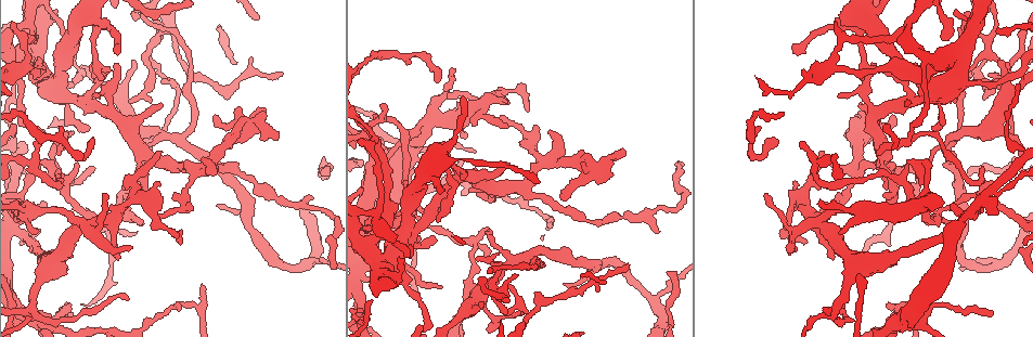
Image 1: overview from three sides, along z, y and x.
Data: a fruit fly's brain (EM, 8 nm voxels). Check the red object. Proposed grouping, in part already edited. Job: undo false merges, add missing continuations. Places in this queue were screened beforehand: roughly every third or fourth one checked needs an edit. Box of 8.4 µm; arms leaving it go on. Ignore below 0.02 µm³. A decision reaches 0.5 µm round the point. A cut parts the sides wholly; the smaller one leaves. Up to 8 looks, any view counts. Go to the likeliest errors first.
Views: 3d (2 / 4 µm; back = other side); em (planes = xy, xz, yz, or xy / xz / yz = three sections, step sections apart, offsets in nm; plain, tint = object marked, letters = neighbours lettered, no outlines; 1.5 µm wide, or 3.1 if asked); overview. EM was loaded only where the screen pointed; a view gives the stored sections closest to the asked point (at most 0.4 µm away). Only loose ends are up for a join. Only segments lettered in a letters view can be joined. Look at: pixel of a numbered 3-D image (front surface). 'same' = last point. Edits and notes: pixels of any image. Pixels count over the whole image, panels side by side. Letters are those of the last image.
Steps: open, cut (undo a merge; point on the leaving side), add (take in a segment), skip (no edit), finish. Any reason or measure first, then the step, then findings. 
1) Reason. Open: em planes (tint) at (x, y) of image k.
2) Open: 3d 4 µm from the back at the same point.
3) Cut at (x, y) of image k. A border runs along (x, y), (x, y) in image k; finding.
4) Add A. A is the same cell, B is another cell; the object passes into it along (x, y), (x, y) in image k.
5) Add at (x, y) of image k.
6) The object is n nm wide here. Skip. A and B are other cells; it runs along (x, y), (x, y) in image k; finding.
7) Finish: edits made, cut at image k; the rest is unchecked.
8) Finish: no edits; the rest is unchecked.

Four or more arms meet. Open: em xy step 4 (tint) at (900, 320) of image 1.

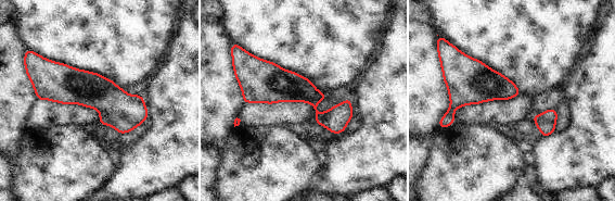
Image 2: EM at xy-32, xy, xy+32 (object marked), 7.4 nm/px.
Another direction. Open: em planes (letters) at the same point.

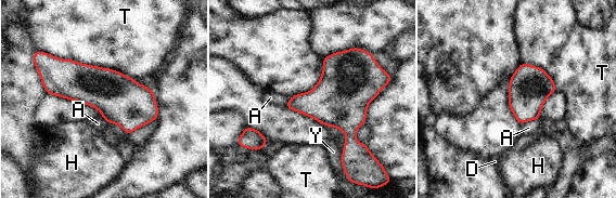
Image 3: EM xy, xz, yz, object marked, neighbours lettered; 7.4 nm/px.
Skip. A, D, H, T and Y are other cells; one neuron here.

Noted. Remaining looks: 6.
Tapers out. Open: em planes (plain) at (526, 111) of image 1.

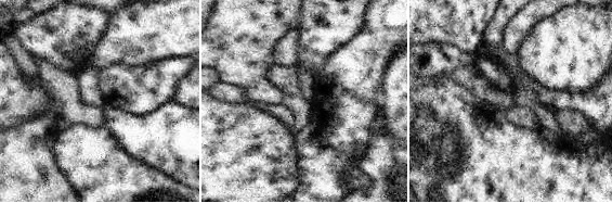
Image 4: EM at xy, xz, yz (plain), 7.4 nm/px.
See the neighbours. Open: em planes (letters) at the same point.

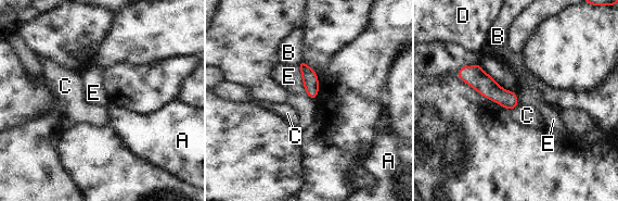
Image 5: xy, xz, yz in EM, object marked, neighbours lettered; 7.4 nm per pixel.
The object is 110 nm wide here. Skip. A, B, C, D and E are other cells; none of them fits.

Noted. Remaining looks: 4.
Sharp bend. Open: em xy step 8 (tint) at (372, 231) of image 1.

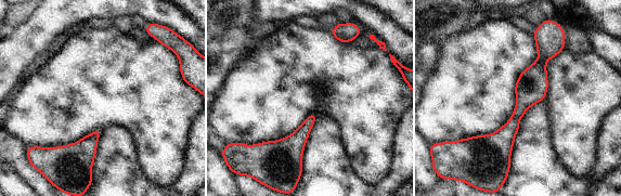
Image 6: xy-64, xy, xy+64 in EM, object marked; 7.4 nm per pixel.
Open: em planes (letters) at the same point.

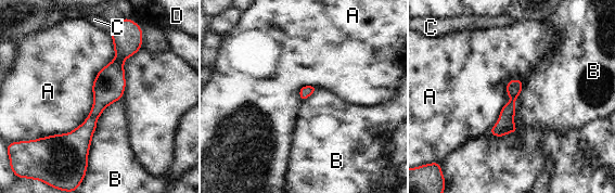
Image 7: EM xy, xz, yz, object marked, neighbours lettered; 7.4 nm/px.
Skip. A, B, C and D are other cells; all the same neuron.

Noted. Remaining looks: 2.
Finish: no edits; the rest is unchecked.

